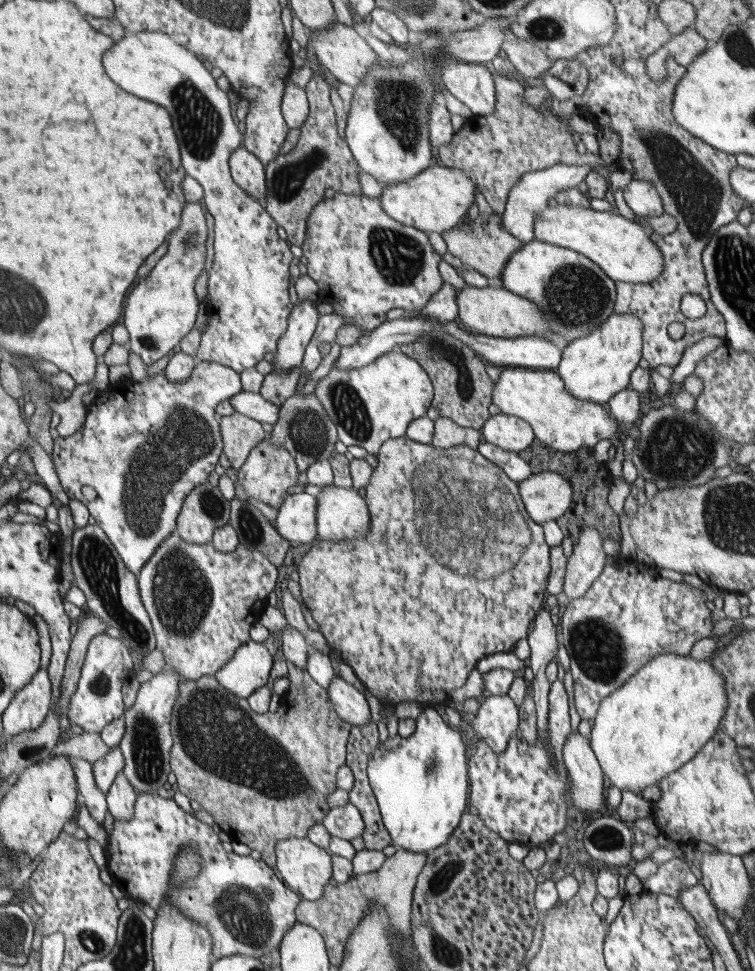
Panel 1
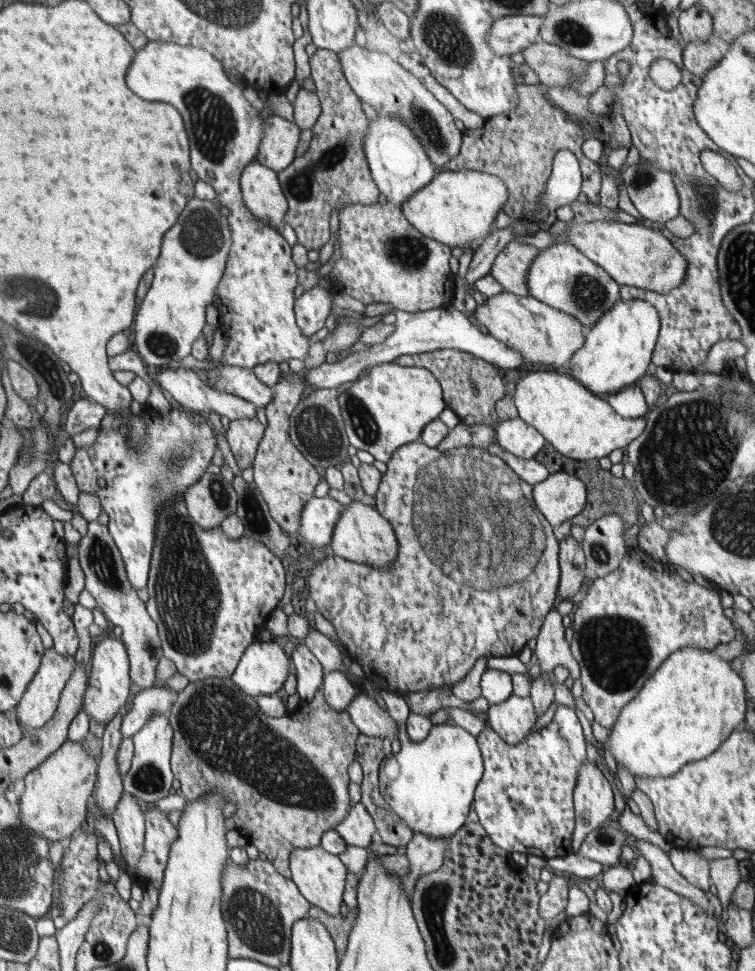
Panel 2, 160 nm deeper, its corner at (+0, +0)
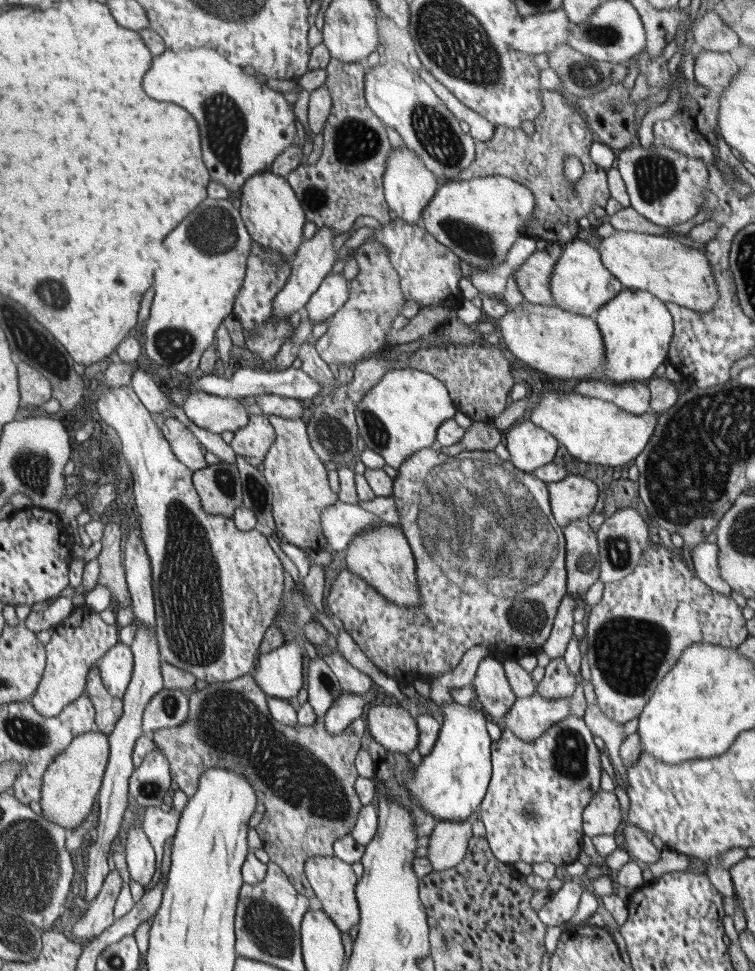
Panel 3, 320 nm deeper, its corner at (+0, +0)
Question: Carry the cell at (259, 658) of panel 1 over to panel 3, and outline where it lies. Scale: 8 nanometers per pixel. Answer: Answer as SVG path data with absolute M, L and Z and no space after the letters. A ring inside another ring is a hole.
M304 642L281 646L266 655L259 654L258 666L250 672L254 682L266 692L266 696L282 699L298 697L300 689L304 689L304 652L312 652L312 648Z

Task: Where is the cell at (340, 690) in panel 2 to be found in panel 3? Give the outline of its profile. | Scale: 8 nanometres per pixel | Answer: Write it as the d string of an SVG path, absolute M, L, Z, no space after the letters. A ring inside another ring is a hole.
M370 688L370 692L366 695L354 695L354 693L344 693L338 695L334 699L334 704L328 709L326 715L323 717L324 727L329 731L330 734L340 734L343 730L350 727L352 722L356 721L356 718L359 718L362 715L364 707L366 707L374 698L374 692Z

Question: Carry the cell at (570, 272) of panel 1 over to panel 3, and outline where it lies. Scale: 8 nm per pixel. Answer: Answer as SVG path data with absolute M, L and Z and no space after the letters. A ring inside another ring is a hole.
M575 239L566 244L550 277L551 293L556 306L590 317L621 292L623 284L606 270L606 266L600 262L600 255L599 250L586 241Z

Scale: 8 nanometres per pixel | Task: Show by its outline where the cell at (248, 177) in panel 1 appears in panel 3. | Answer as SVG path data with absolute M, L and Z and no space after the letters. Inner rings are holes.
M269 170L256 173L245 182L242 191L242 218L252 236L253 242L278 252L286 261L292 262L299 246L305 240L302 236L306 214L301 203L294 196L294 189L285 177L272 174Z

